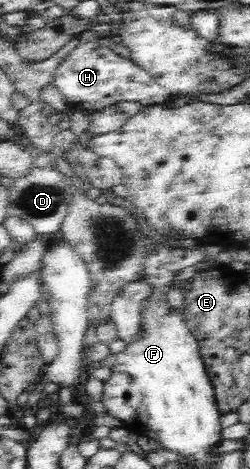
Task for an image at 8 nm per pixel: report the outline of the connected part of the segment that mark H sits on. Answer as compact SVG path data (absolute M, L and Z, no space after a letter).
M99 41L81 43L78 47L75 47L66 56L66 59L61 61L60 67L52 75L52 85L55 85L59 89L61 96L69 107L90 112L101 111L105 106L114 105L123 101L139 103L142 108L163 105L163 103L169 101L167 100L167 97L169 97L167 89L161 87L161 85L157 85L155 79L145 69L141 69L139 65L136 65L129 58L125 59L125 57L120 57L110 47L101 45Z

